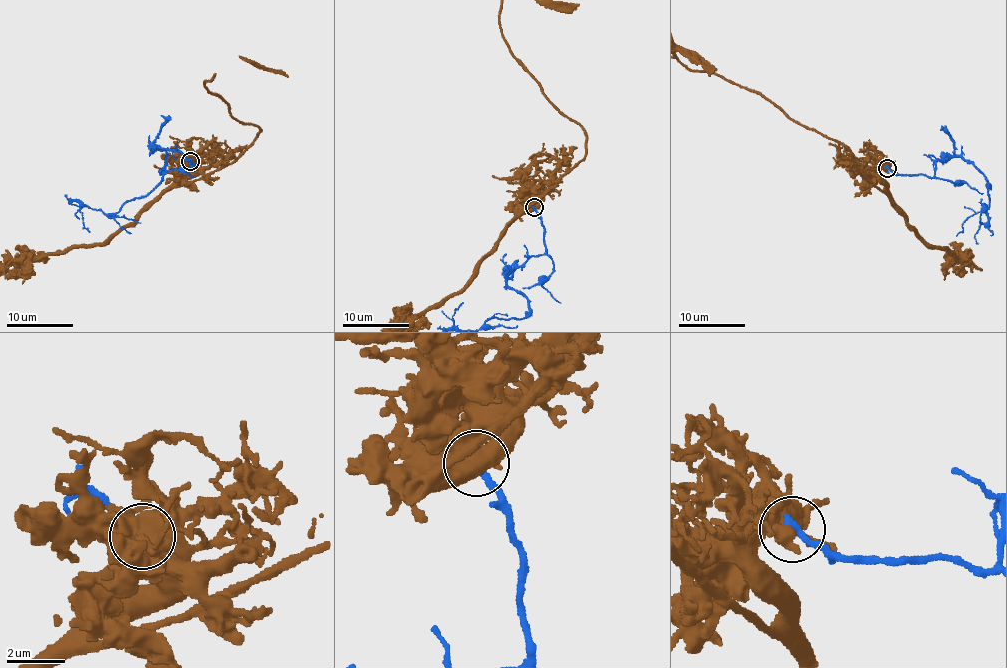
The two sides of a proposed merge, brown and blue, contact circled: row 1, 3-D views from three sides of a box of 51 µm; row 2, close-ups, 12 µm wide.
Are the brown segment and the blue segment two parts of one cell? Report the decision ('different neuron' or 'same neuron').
different neuron

